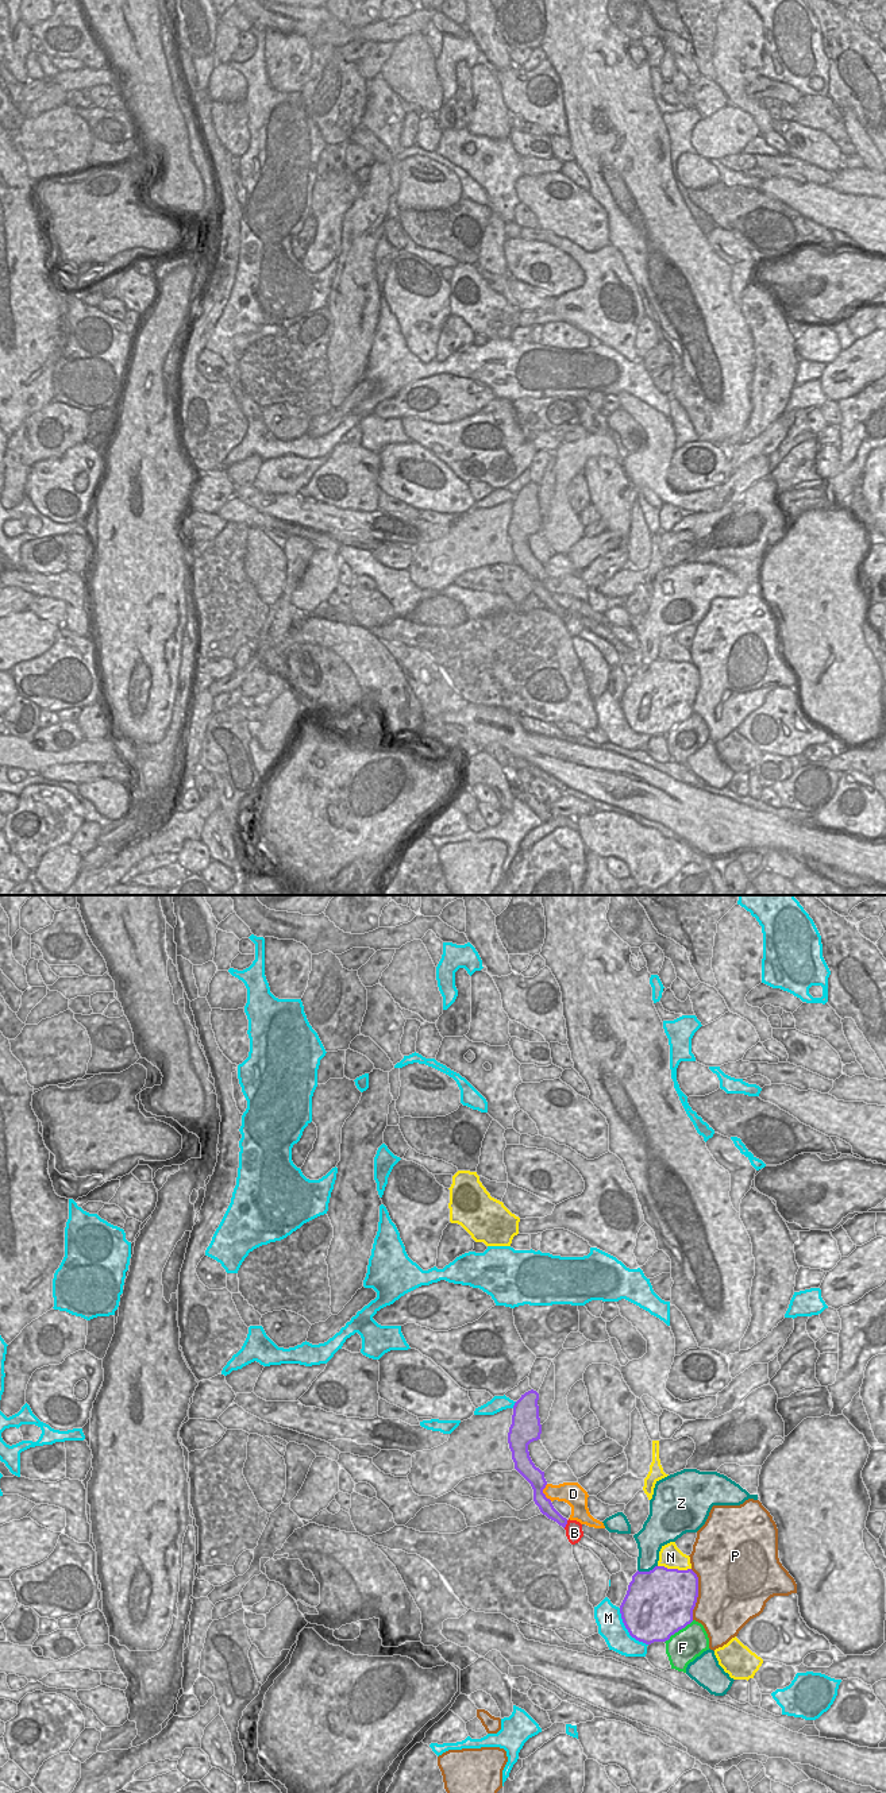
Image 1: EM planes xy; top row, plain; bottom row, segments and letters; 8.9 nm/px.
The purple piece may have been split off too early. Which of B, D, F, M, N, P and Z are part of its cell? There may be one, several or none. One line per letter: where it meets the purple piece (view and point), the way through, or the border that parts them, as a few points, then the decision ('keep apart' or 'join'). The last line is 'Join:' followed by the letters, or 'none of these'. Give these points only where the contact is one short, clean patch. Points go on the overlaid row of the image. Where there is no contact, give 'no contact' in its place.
B: meets purple in xy at (566, 1523); border along xy (567, 1520), (563, 1527); keep apart
D: meets purple in xy at (543, 1493); border along xy (546, 1484), (543, 1493), (551, 1500); keep apart
F: meets purple in xy at (678, 1630); keep apart
M: meets purple in xy at (627, 1628); keep apart
N: meets purple in xy at (674, 1569); keep apart
P: meets purple in xy at (697, 1595); keep apart
Z: meets purple in xy at (647, 1572); keep apart
Join: none of these

